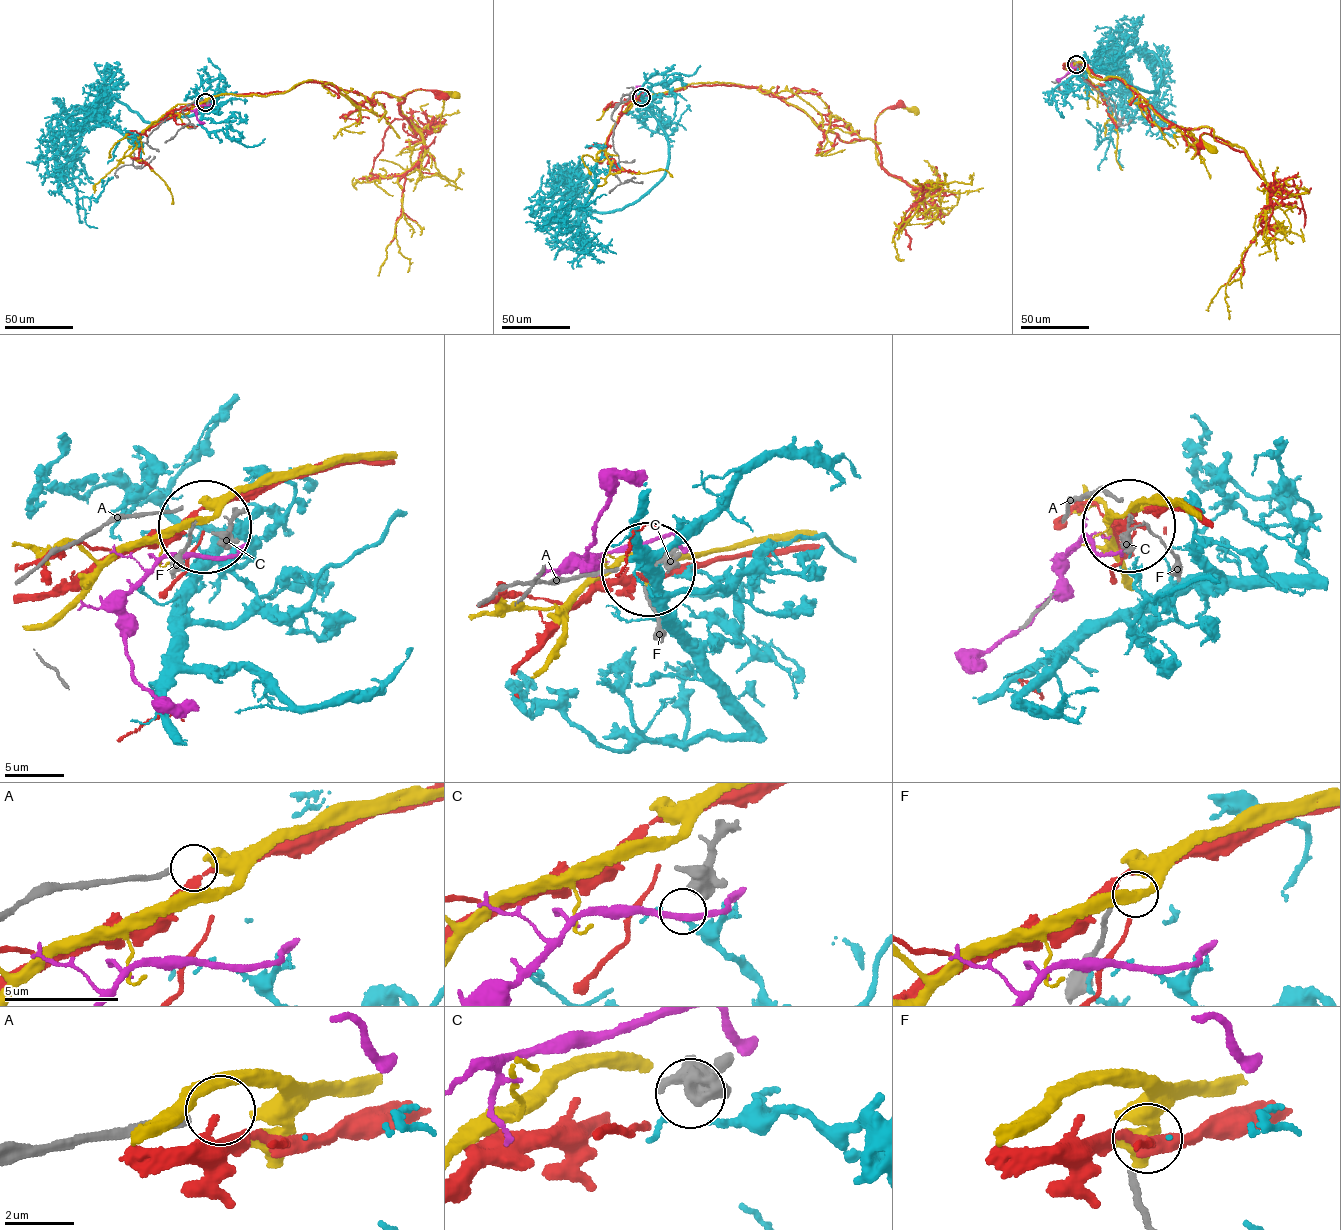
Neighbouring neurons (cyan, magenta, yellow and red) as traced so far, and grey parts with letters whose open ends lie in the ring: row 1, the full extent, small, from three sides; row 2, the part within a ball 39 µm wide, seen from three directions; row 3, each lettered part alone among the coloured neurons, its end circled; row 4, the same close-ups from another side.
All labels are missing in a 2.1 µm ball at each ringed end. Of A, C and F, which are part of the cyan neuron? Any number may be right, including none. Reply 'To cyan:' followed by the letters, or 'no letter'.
To cyan: C

